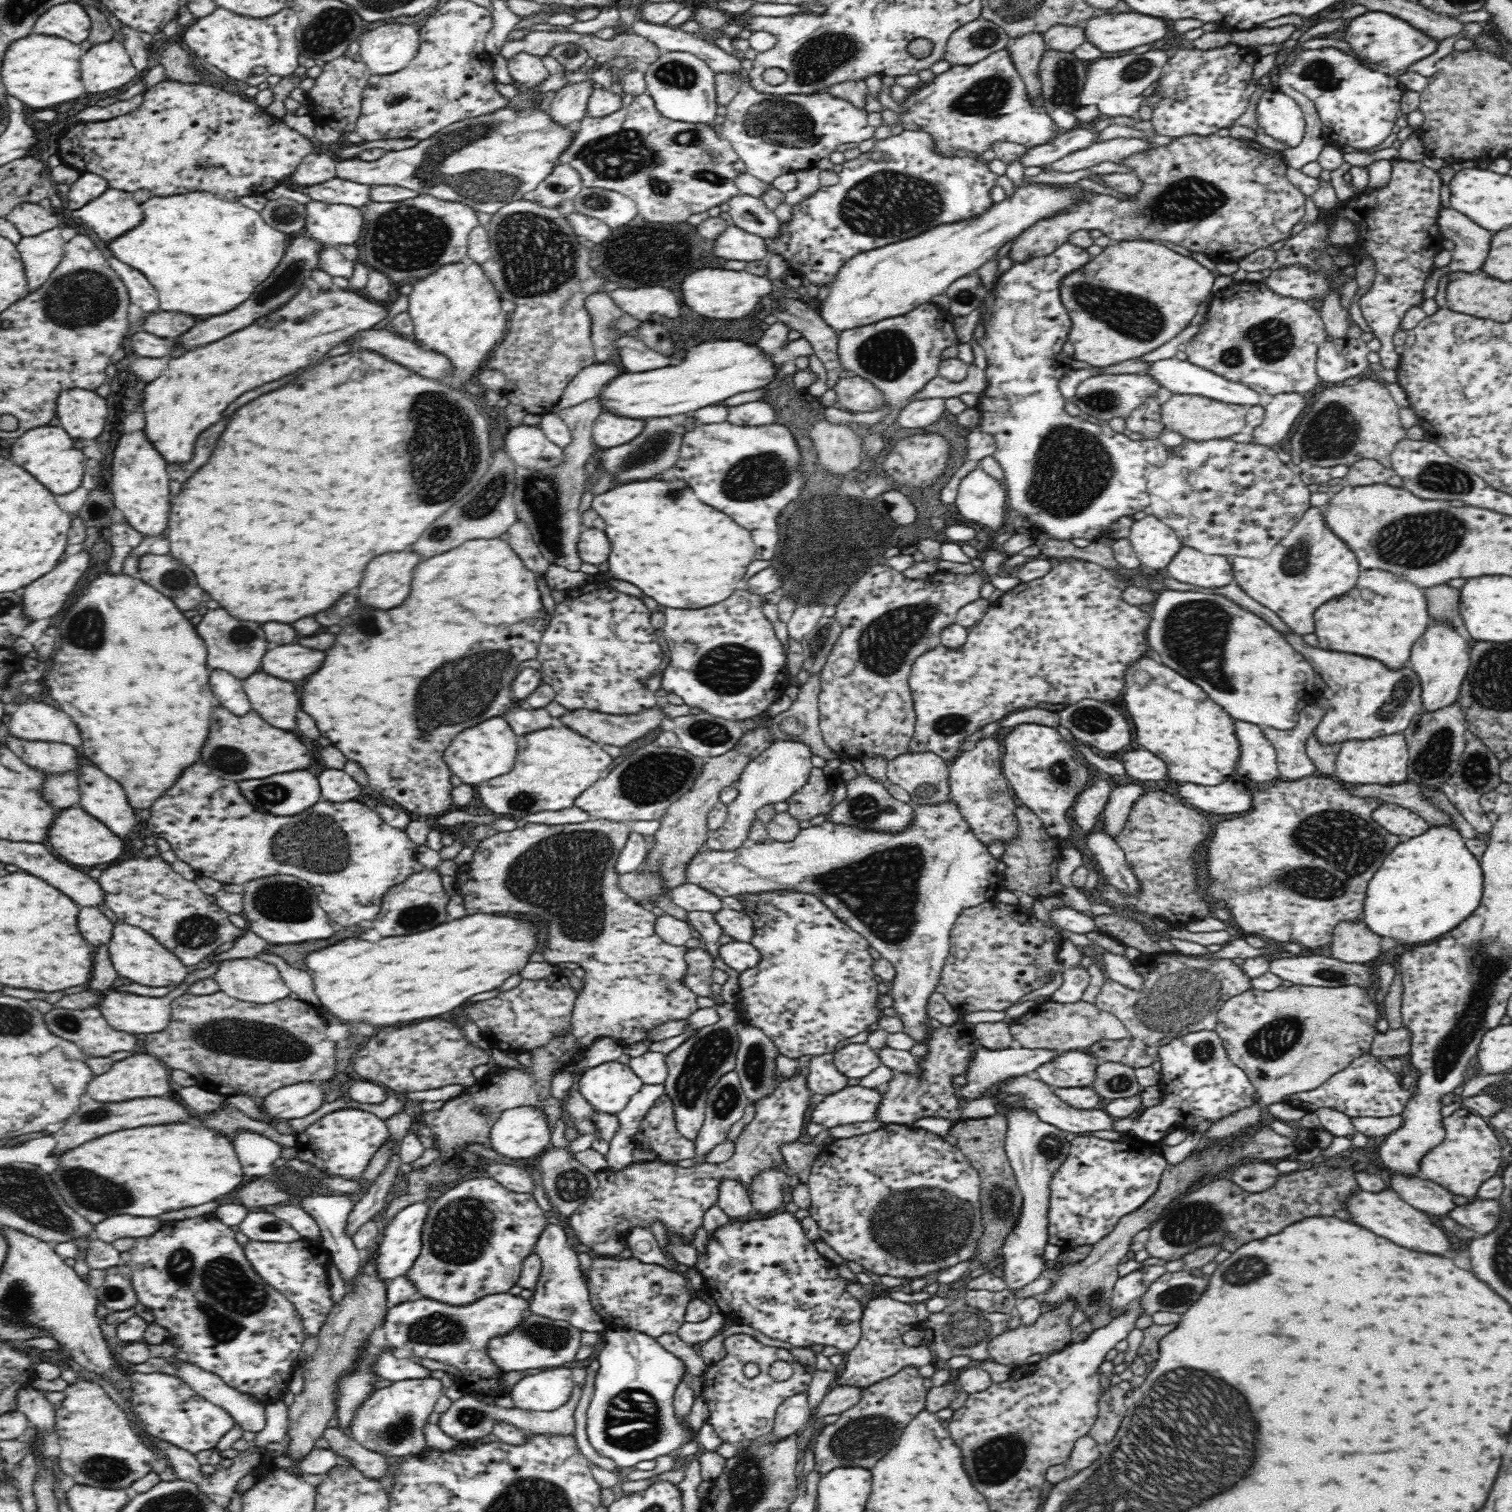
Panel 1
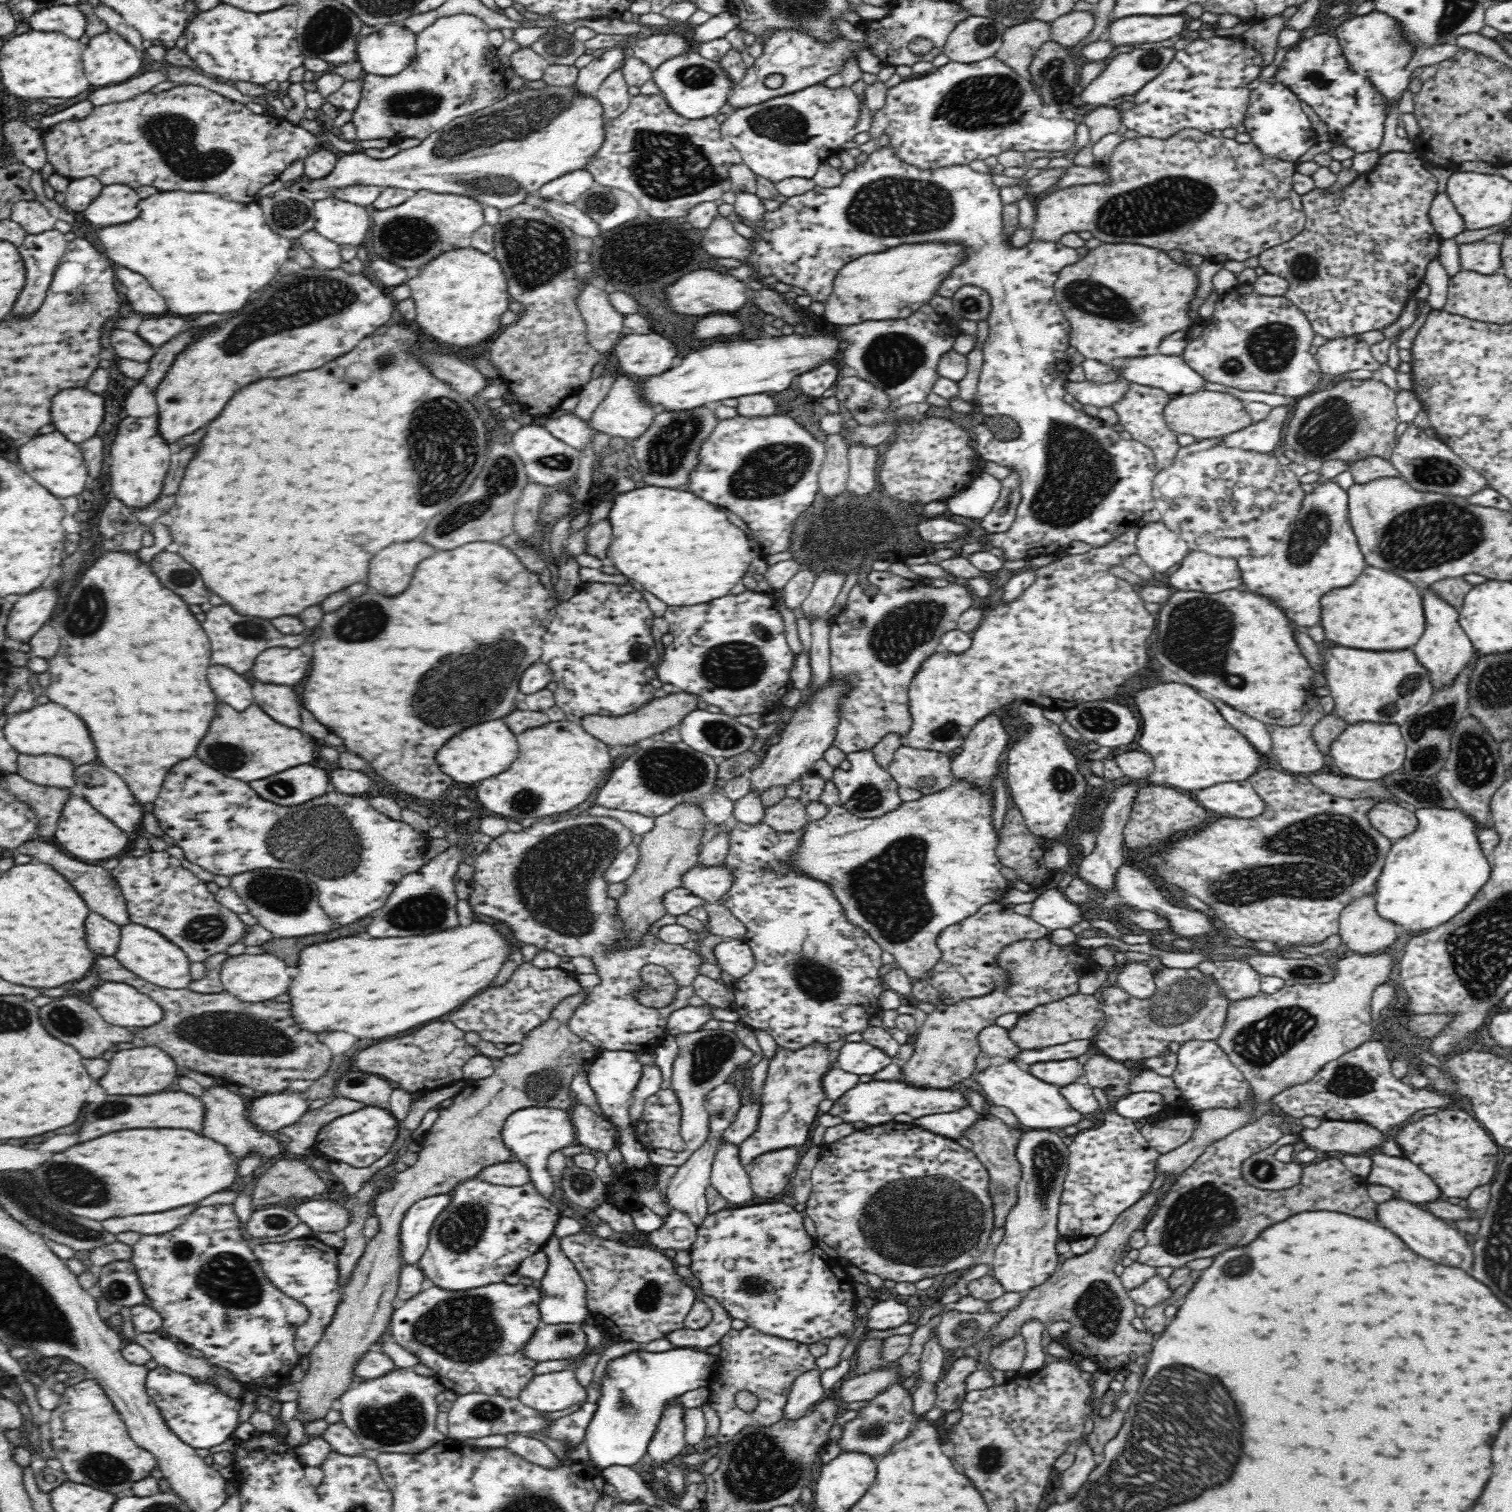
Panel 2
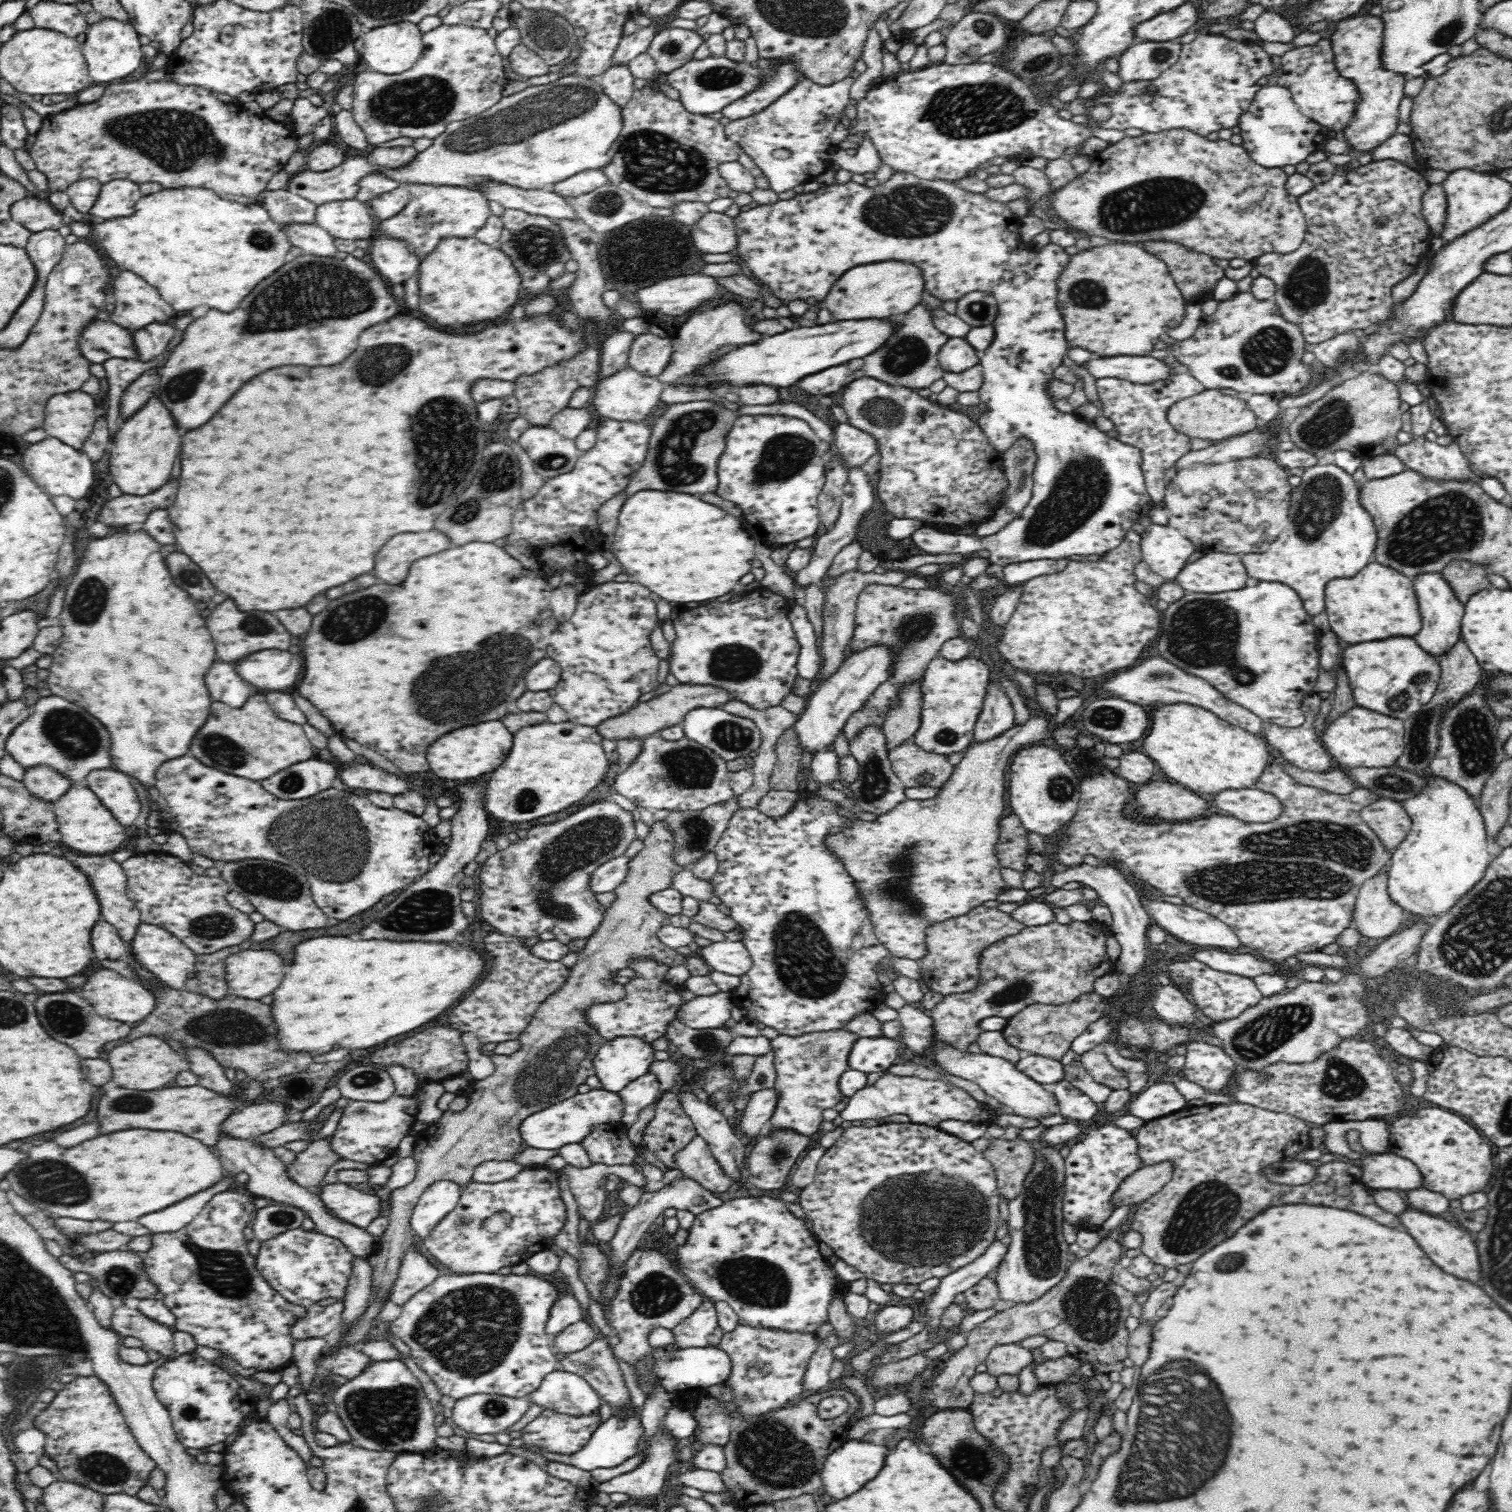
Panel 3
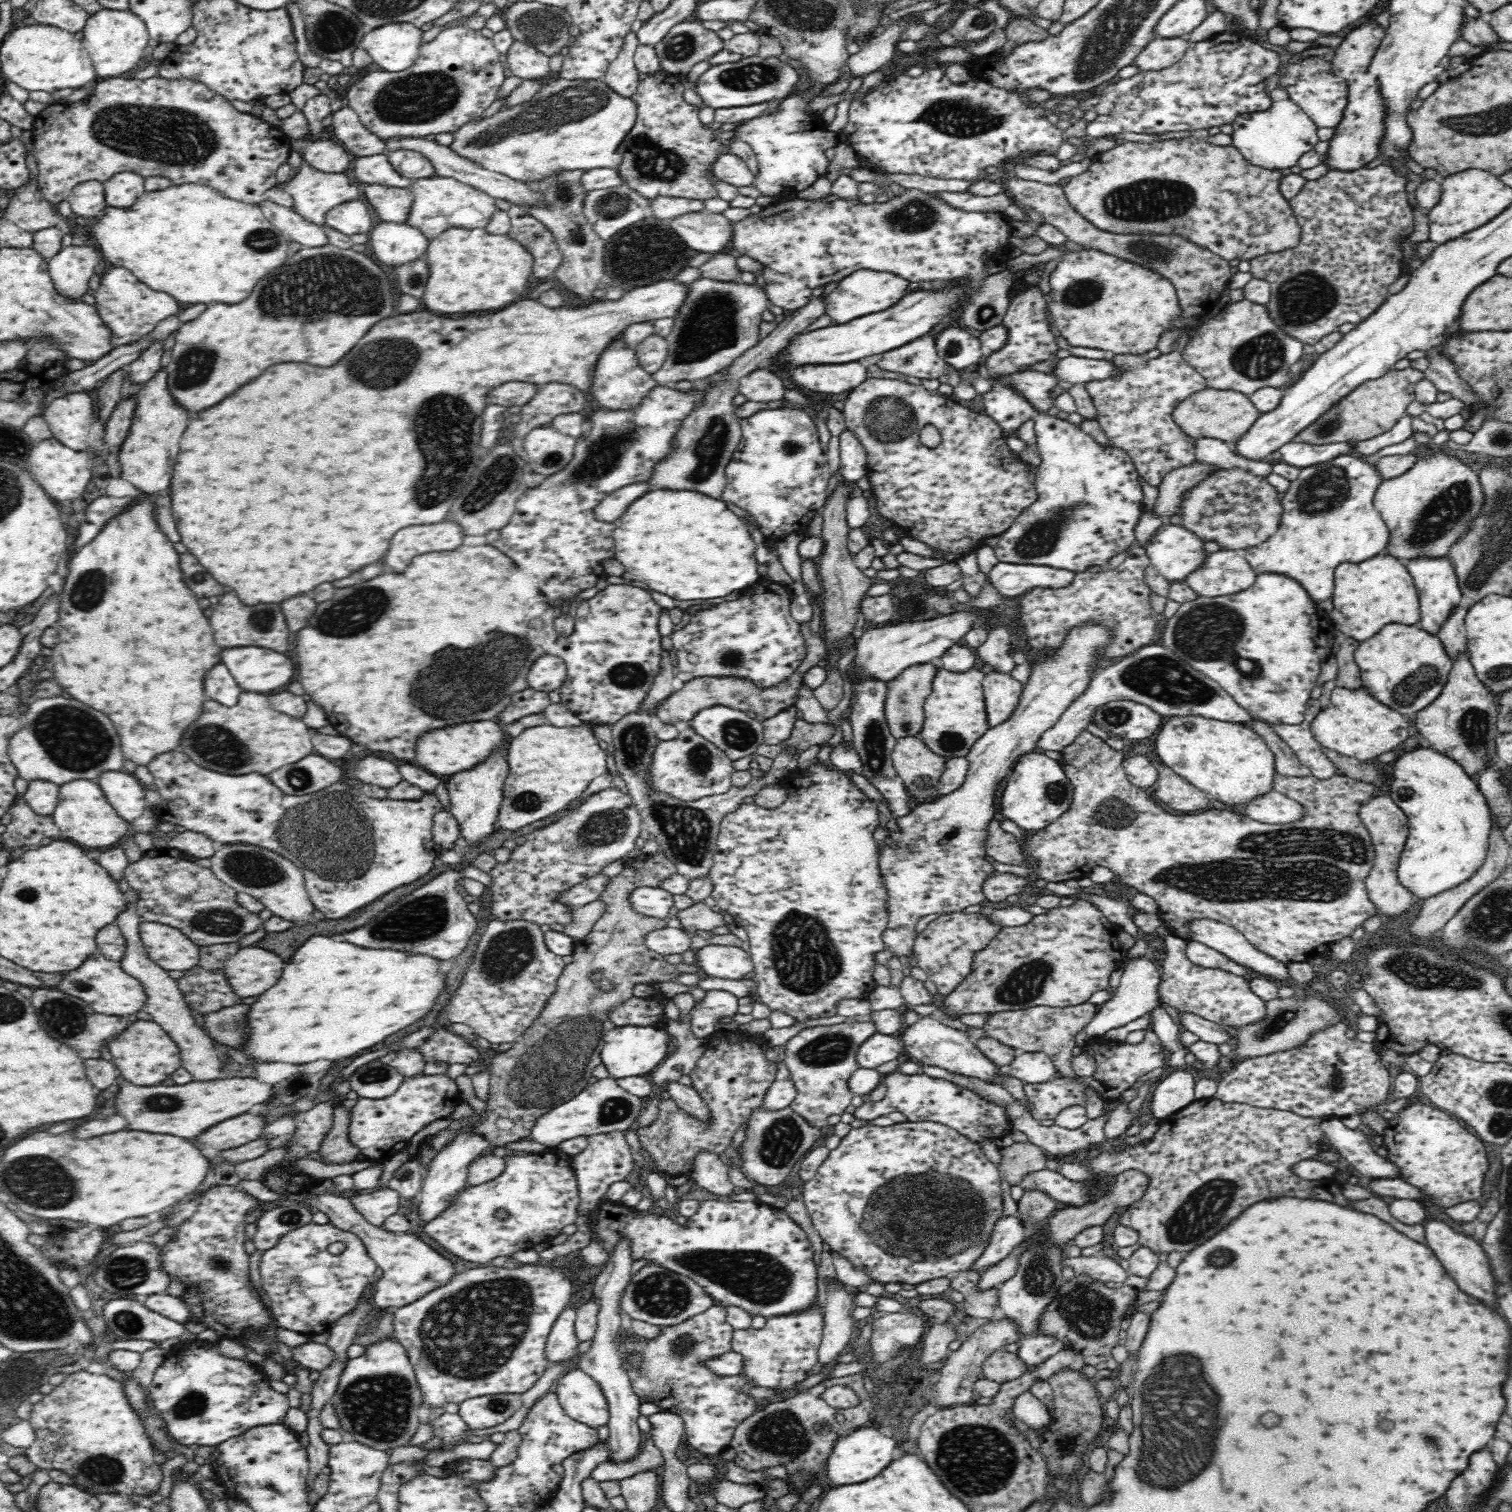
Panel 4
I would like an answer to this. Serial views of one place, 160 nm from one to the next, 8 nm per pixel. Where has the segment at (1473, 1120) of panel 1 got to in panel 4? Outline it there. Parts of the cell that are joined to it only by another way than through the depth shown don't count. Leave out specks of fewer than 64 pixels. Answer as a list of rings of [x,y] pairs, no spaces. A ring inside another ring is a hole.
[[[1415,1099],[1397,1113],[1388,1115],[1383,1137],[1388,1160],[1400,1166],[1400,1178],[1420,1188],[1432,1204],[1448,1208],[1482,1196],[1484,1174],[1488,1170],[1486,1146],[1449,1113]]]

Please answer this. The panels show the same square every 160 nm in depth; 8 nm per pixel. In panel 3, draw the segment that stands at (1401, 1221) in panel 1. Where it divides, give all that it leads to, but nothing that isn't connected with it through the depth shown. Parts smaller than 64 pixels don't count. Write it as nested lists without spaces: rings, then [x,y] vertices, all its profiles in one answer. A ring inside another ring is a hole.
[[[1408,1208],[1407,1211],[1400,1216],[1402,1224],[1406,1226],[1406,1230],[1410,1232],[1410,1236],[1414,1236],[1414,1240],[1420,1244],[1420,1248],[1430,1256],[1430,1260],[1434,1260],[1434,1264],[1438,1264],[1444,1272],[1462,1278],[1462,1280],[1470,1280],[1470,1282],[1478,1282],[1480,1280],[1480,1260],[1478,1260],[1478,1250],[1476,1244],[1472,1240],[1472,1236],[1464,1230],[1458,1230],[1452,1224],[1448,1224],[1448,1220],[1442,1220],[1437,1215],[1430,1216],[1414,1208]]]

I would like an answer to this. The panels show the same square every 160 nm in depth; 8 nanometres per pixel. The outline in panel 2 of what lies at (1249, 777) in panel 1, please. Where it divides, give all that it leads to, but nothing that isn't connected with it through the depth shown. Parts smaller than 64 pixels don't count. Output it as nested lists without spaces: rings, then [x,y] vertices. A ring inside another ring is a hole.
[[[1216,698],[1212,702],[1216,704],[1222,717],[1226,718],[1238,732],[1241,732],[1258,752],[1262,755],[1270,754],[1270,750],[1272,750],[1271,736],[1266,724],[1248,716],[1245,712],[1234,710],[1232,706],[1228,706]]]

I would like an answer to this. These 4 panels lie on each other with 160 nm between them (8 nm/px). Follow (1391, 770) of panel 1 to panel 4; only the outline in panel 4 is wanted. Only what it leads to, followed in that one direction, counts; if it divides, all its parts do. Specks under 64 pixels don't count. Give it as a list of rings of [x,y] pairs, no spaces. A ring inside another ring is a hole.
[[[1365,686],[1354,690],[1335,687],[1329,706],[1316,714],[1310,728],[1316,741],[1324,748],[1372,762],[1376,756],[1388,753],[1408,739],[1409,720],[1400,711],[1376,700]]]

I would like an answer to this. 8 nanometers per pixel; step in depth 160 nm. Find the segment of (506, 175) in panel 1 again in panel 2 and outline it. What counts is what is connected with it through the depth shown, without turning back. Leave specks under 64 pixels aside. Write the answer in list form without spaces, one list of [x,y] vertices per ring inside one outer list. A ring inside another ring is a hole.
[[[576,84],[571,86],[546,86],[542,89],[529,89],[521,88],[518,91],[512,91],[508,96],[500,99],[496,104],[492,106],[487,106],[483,110],[474,112],[472,115],[467,115],[464,117],[456,118],[453,122],[450,122],[447,126],[444,126],[441,130],[432,133],[430,136],[426,137],[422,143],[416,147],[401,150],[398,154],[392,156],[392,158],[387,159],[375,159],[370,158],[366,153],[361,150],[355,152],[347,153],[343,155],[336,161],[336,166],[334,170],[324,176],[325,178],[320,178],[317,180],[302,180],[302,182],[292,182],[287,184],[287,189],[304,195],[313,201],[319,201],[322,199],[335,197],[335,194],[340,189],[346,189],[348,186],[380,186],[382,188],[393,187],[405,189],[409,193],[416,192],[418,190],[428,190],[431,192],[436,192],[436,194],[458,194],[458,195],[468,195],[474,196],[476,200],[483,203],[484,207],[494,206],[494,208],[499,208],[504,210],[514,206],[515,204],[522,203],[522,200],[530,194],[536,194],[540,191],[540,188],[564,174],[569,172],[574,172],[575,170],[584,170],[587,168],[588,163],[595,157],[595,154],[600,150],[605,139],[606,123],[608,120],[604,117],[604,106],[594,95],[582,95],[578,89],[576,89]]]

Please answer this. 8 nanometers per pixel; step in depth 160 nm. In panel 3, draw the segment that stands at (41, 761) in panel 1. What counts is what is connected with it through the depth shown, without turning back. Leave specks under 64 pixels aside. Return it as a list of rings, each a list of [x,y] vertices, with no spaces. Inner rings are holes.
[[[38,765],[25,770],[23,783],[32,796],[43,802],[54,803],[68,790],[73,784],[72,781],[56,773],[56,769],[48,766]]]

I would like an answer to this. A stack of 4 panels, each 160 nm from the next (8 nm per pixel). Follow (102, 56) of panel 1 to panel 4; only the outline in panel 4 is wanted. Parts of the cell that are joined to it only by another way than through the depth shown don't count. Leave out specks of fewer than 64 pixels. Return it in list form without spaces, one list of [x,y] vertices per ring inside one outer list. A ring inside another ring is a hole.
[[[102,8],[89,15],[83,28],[83,46],[90,54],[96,74],[102,78],[120,76],[135,69],[144,57],[144,49],[149,46],[149,30],[145,22],[131,10],[110,10]]]

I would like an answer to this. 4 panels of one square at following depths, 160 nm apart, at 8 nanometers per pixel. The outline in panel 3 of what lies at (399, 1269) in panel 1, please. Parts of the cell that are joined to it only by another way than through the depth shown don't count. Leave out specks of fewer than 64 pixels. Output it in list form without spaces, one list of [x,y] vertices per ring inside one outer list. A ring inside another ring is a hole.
[[[445,1178],[436,1180],[424,1190],[411,1216],[417,1240],[426,1238],[436,1224],[456,1208],[460,1195],[460,1185]]]

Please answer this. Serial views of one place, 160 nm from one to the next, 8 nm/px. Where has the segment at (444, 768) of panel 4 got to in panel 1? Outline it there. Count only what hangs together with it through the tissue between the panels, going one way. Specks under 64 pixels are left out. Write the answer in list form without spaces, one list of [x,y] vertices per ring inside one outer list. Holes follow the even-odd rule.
[[[502,716],[492,717],[482,722],[480,726],[460,732],[447,748],[448,750],[444,749],[444,762],[452,770],[455,780],[477,786],[481,782],[502,776],[508,770],[512,770],[518,750],[518,736],[512,732],[512,728]]]

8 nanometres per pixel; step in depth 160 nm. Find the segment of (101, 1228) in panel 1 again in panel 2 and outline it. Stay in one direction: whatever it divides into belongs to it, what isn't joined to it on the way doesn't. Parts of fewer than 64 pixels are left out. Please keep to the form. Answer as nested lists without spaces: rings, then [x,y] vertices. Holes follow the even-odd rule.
[[[188,1204],[180,1206],[174,1210],[166,1212],[156,1212],[156,1214],[138,1214],[138,1216],[126,1216],[126,1218],[108,1218],[100,1221],[103,1228],[112,1234],[120,1232],[139,1232],[142,1235],[155,1235],[170,1232],[178,1228],[180,1224],[186,1222],[186,1218],[198,1208],[198,1204]]]

